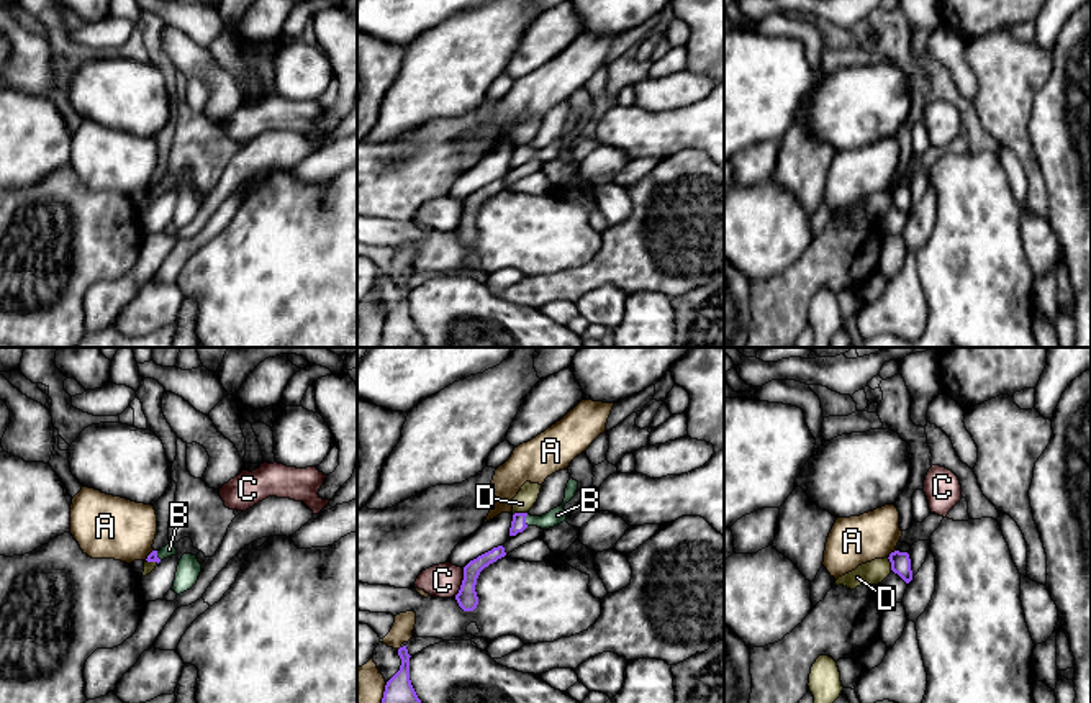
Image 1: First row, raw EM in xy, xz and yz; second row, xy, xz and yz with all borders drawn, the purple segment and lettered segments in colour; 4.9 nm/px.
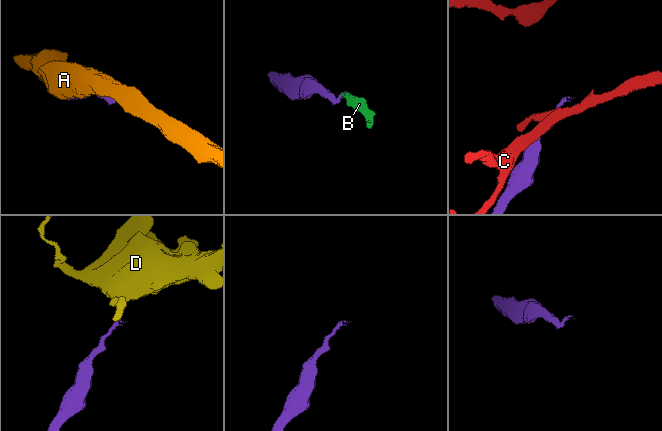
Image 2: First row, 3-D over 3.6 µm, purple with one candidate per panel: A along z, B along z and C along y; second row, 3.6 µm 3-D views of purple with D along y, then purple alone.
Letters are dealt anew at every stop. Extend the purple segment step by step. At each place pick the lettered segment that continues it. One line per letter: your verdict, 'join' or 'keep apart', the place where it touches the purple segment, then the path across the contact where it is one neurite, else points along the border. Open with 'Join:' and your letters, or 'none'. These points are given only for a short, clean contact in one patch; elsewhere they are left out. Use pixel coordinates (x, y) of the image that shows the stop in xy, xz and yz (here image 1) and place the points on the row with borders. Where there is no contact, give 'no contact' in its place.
Join: B
A: keep apart; meets purple in yz at (890, 554)
B: join; meets purple in xz at (525, 520); runs through xz (518, 525), (525, 520), (551, 520), (557, 515)
C: keep apart; meets purple in xz at (462, 582)
D: keep apart; meets purple in xz at (520, 513); border along xz (526, 512), (513, 515)

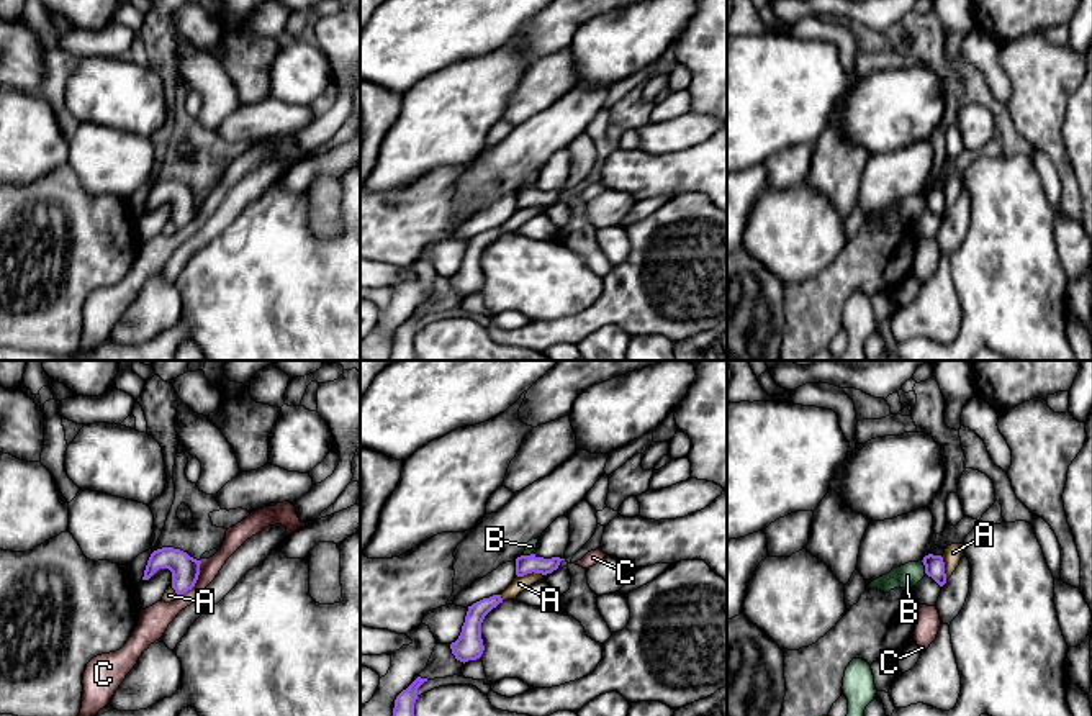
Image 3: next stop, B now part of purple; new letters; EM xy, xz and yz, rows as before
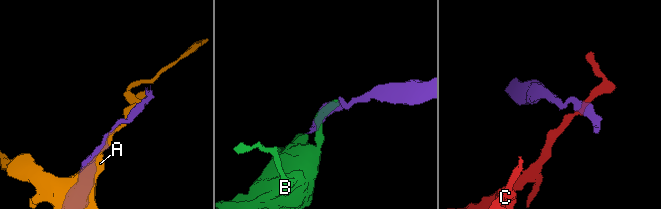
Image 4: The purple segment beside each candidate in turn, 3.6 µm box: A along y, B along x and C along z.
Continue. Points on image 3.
Join: none
A: keep apart; meets purple in xz at (529, 572)
B: keep apart; meets purple in yz at (925, 567); border along yz (920, 561), (925, 572)
C: keep apart; meets purple in xy at (195, 582); border along xy (202, 561), (197, 582), (177, 595)

